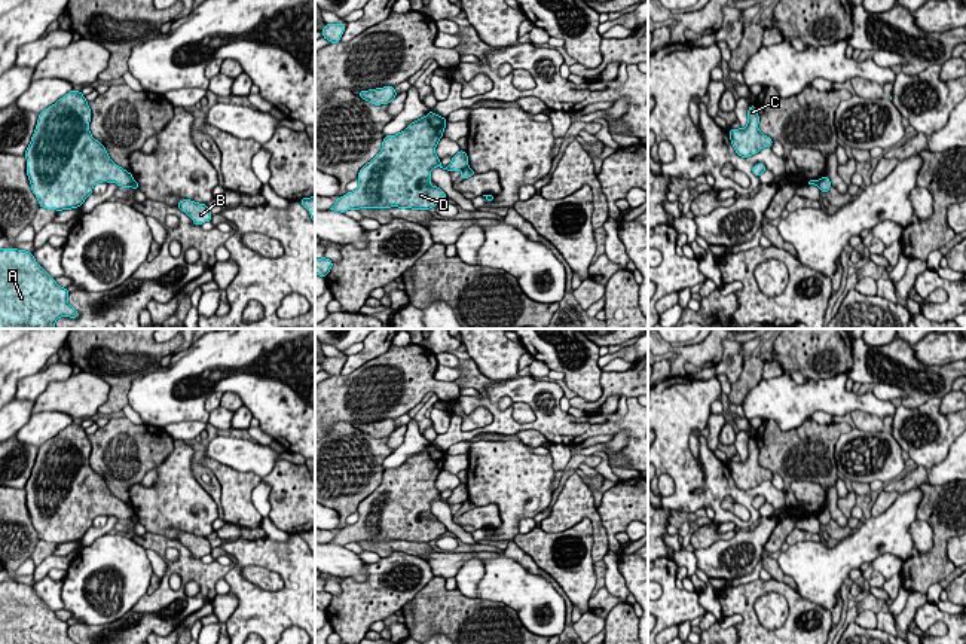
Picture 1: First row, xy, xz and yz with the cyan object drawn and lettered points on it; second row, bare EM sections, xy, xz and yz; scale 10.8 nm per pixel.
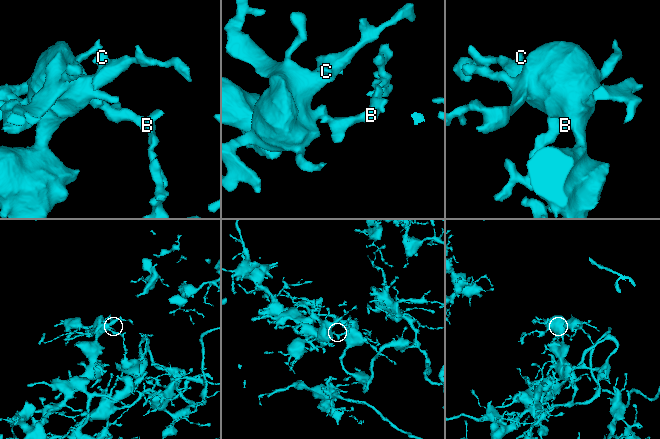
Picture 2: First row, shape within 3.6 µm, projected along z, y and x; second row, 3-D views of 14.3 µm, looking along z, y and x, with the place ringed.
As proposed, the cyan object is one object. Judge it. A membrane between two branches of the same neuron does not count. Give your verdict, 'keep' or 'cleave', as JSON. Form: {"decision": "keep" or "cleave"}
{"decision": "cleave"}

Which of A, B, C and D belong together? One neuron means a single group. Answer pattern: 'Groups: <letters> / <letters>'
Groups: A C D / B

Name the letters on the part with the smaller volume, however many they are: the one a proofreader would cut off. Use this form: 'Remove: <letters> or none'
Remove: B

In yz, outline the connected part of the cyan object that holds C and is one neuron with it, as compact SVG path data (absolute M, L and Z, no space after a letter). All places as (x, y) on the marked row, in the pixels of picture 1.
M752 104L748 110L746 128L745 129L731 128L728 135L739 156L748 158L758 153L764 147L771 147L773 140L759 132L758 123L759 123L759 116L756 113L755 106Z

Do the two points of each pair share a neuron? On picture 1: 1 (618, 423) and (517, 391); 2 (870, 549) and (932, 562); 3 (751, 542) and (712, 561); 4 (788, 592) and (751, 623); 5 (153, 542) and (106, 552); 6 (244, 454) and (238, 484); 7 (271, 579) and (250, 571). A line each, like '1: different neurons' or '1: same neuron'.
1: same neuron
2: different neurons
3: same neuron
4: same neuron
5: different neurons
6: different neurons
7: same neuron

